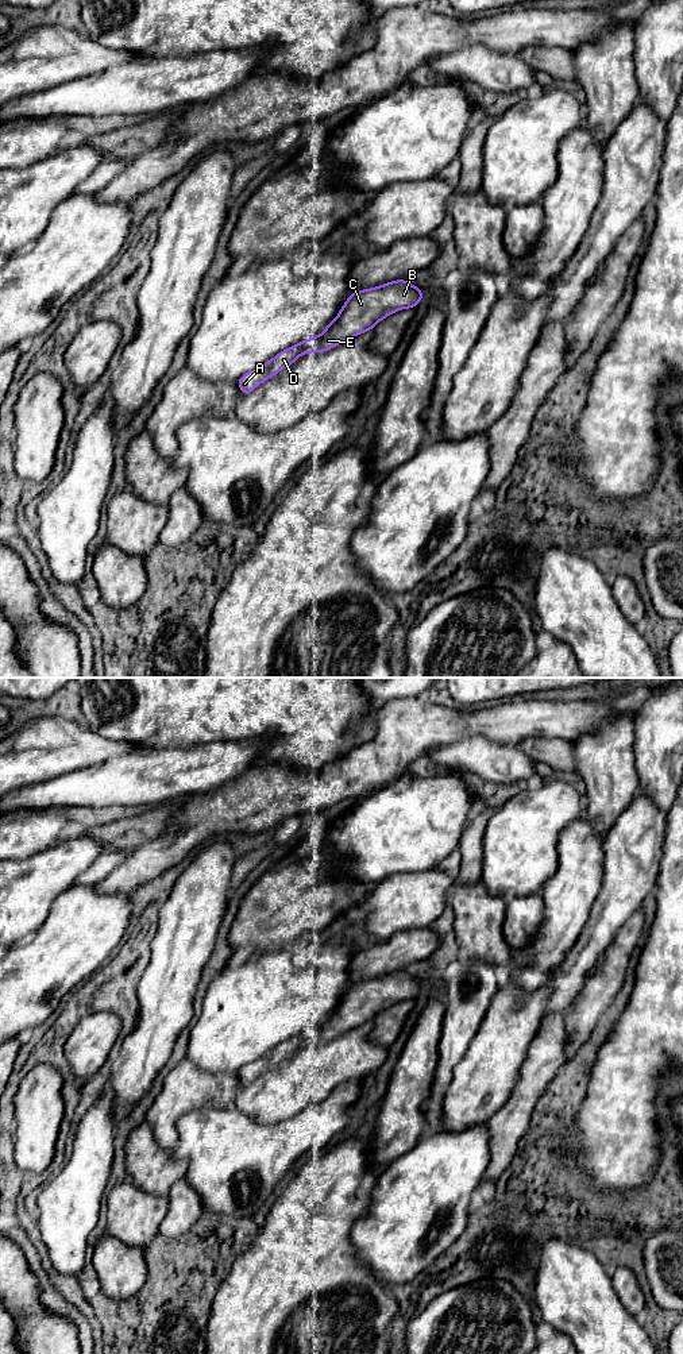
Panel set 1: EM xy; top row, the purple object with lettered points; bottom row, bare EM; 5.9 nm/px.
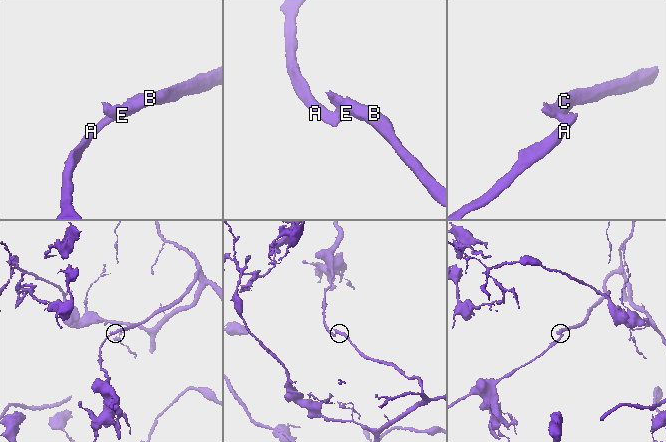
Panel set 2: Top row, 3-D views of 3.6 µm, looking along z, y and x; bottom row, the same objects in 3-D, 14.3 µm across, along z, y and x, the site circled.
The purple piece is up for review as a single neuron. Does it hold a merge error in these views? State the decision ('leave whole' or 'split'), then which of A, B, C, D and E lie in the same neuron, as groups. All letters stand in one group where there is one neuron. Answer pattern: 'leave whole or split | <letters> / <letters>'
split | A D / B C E

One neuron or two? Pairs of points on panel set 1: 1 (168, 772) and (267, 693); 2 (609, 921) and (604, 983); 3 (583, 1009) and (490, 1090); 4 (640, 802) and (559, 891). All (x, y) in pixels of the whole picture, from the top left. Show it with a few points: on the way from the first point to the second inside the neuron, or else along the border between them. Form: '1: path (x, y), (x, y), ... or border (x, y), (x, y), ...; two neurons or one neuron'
1: border (235, 740), (213, 740), (173, 748); two neurons
2: border (624, 922), (610, 945), (599, 956); two neurons
3: border (536, 1030), (520, 1068), (518, 1079), (512, 1090); two neurons
4: path (635, 828), (585, 878); one neuron

